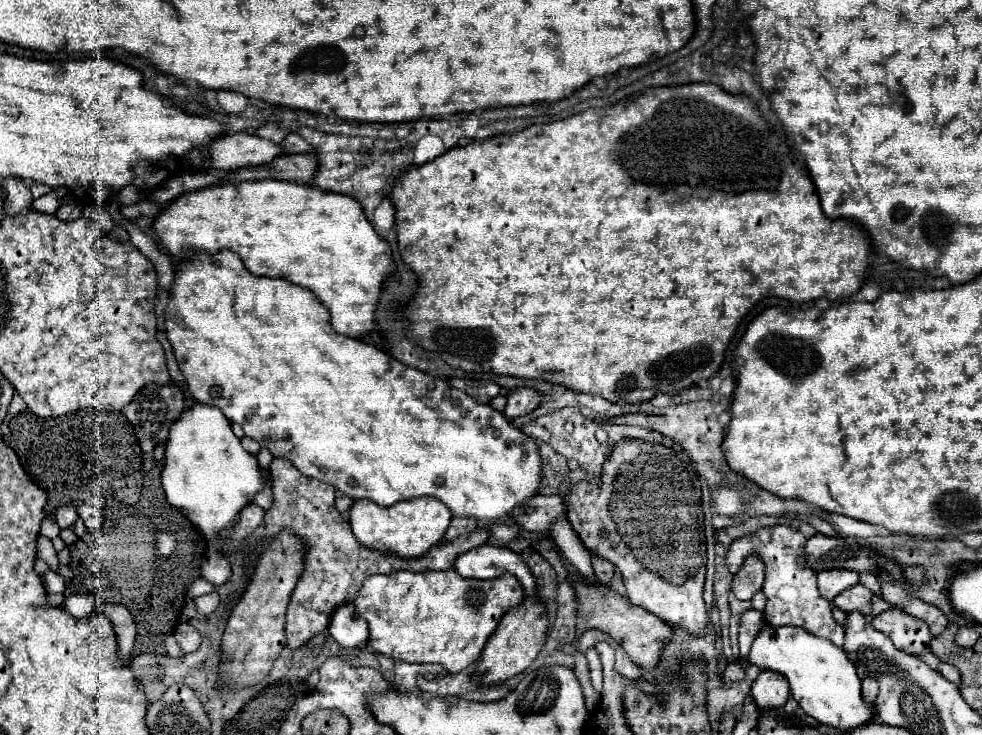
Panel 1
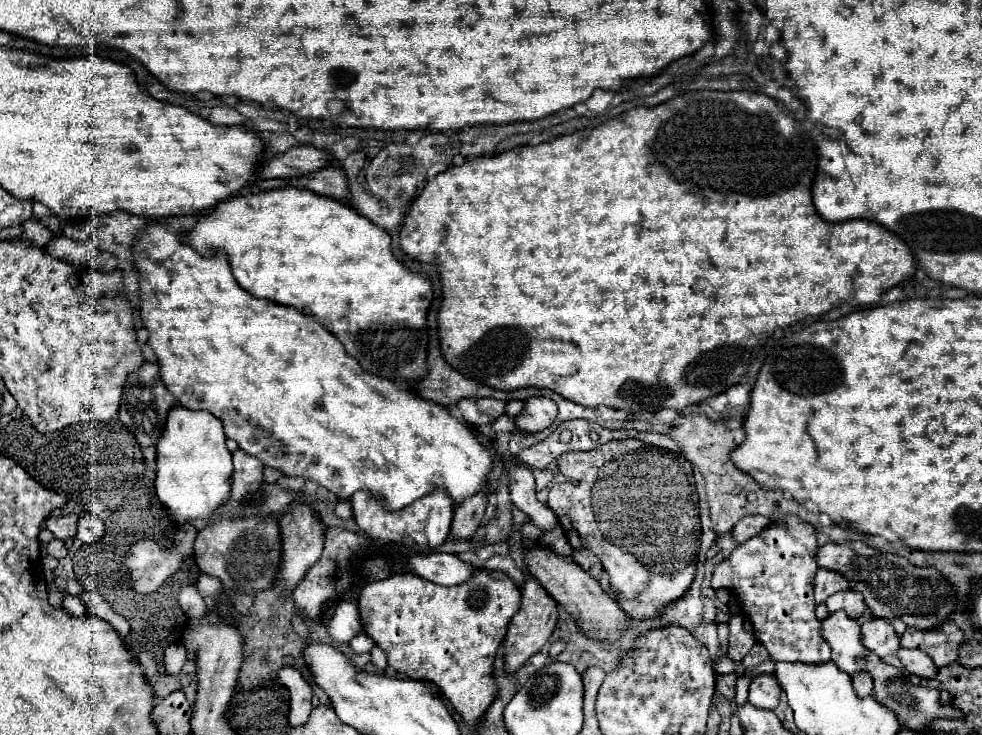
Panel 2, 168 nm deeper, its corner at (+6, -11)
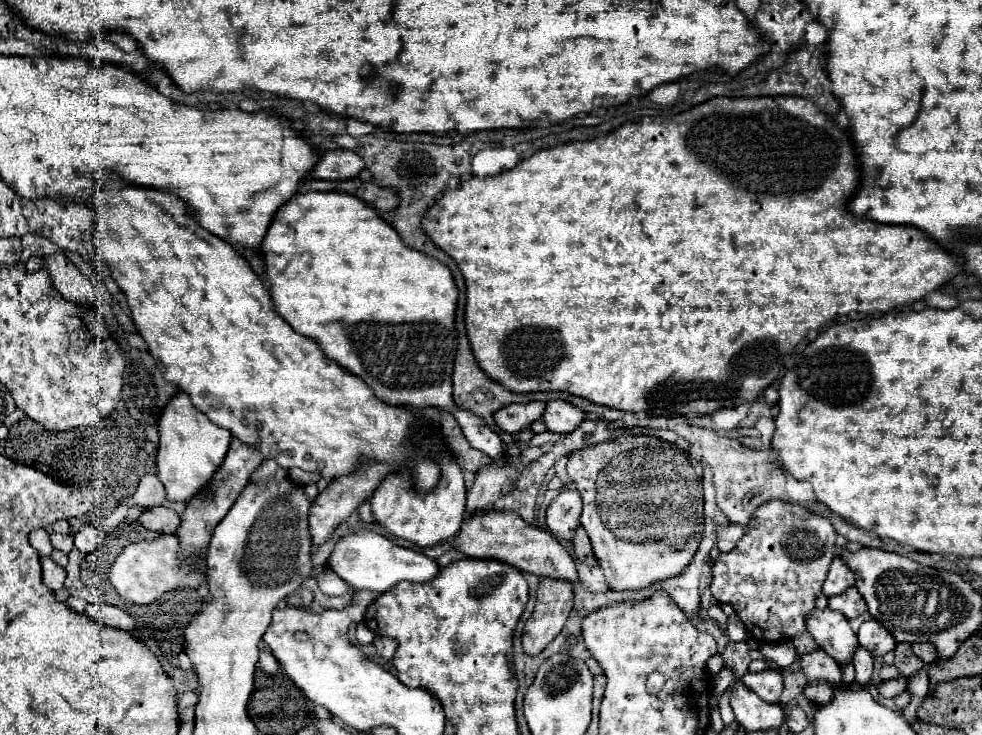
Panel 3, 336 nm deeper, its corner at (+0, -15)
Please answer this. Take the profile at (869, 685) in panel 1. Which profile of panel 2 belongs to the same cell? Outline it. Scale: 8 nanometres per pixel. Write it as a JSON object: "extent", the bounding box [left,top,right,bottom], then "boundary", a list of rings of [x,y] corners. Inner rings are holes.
{"extent":[852,673,872,697],"boundary":[[[868,673],[854,675],[852,683],[854,683],[854,689],[856,689],[856,695],[860,695],[860,697],[872,695],[872,677],[868,677]]]}

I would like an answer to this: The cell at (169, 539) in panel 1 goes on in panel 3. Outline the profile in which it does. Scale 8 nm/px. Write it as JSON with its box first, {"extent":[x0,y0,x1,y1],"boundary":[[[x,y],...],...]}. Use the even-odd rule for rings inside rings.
{"extent":[110,533,206,605],"boundary":[[[164,533],[152,541],[138,541],[138,543],[126,545],[122,549],[122,553],[110,565],[110,581],[112,581],[114,589],[124,599],[128,599],[136,605],[154,603],[156,599],[160,599],[164,595],[164,591],[182,589],[182,587],[196,589],[206,577],[202,571],[198,571],[194,567],[180,565],[178,551],[180,551],[180,545],[178,545],[176,535],[164,535]]]}

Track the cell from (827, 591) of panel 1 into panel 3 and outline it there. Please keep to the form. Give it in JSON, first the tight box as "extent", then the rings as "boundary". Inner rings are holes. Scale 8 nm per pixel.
{"extent":[822,557,856,597],"boundary":[[[834,557],[822,591],[826,593],[826,597],[832,597],[832,595],[838,595],[838,593],[846,591],[848,587],[852,587],[854,581],[856,581],[856,577],[850,571],[850,567],[846,567],[846,561],[842,557]]]}

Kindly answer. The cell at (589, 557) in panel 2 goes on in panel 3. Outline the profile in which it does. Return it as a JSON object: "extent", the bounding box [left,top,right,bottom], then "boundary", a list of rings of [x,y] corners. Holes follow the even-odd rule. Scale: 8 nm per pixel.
{"extent":[572,527,598,567],"boundary":[[[582,527],[576,529],[576,535],[574,535],[574,539],[572,539],[572,545],[574,545],[574,553],[576,553],[576,557],[578,557],[580,561],[584,561],[584,563],[590,565],[590,567],[598,563],[598,561],[594,559],[594,553],[592,553],[590,539],[588,539],[588,535],[586,535],[586,531],[584,531]]]}

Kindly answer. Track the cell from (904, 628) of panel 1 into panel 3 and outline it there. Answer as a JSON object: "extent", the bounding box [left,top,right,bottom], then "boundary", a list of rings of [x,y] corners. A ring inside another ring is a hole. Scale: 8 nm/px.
{"extent":[858,619,896,657],"boundary":[[[874,619],[864,621],[860,625],[860,629],[858,629],[858,643],[862,647],[866,647],[872,655],[878,655],[878,657],[890,653],[896,647],[894,637]]]}

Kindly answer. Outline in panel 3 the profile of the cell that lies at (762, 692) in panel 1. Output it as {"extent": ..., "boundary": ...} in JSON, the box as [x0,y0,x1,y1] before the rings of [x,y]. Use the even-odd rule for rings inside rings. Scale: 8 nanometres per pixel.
{"extent":[742,671,782,703],"boundary":[[[760,671],[760,673],[746,673],[742,677],[744,685],[748,685],[760,699],[768,703],[778,703],[782,695],[782,675],[780,671]]]}

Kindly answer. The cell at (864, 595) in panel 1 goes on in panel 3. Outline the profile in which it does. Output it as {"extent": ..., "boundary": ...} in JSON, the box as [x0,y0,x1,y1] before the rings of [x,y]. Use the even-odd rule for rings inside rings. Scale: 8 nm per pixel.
{"extent":[828,587,866,619],"boundary":[[[850,587],[840,595],[828,597],[828,607],[834,611],[840,611],[848,619],[854,619],[866,611],[866,603],[864,603],[864,599],[856,587]]]}

